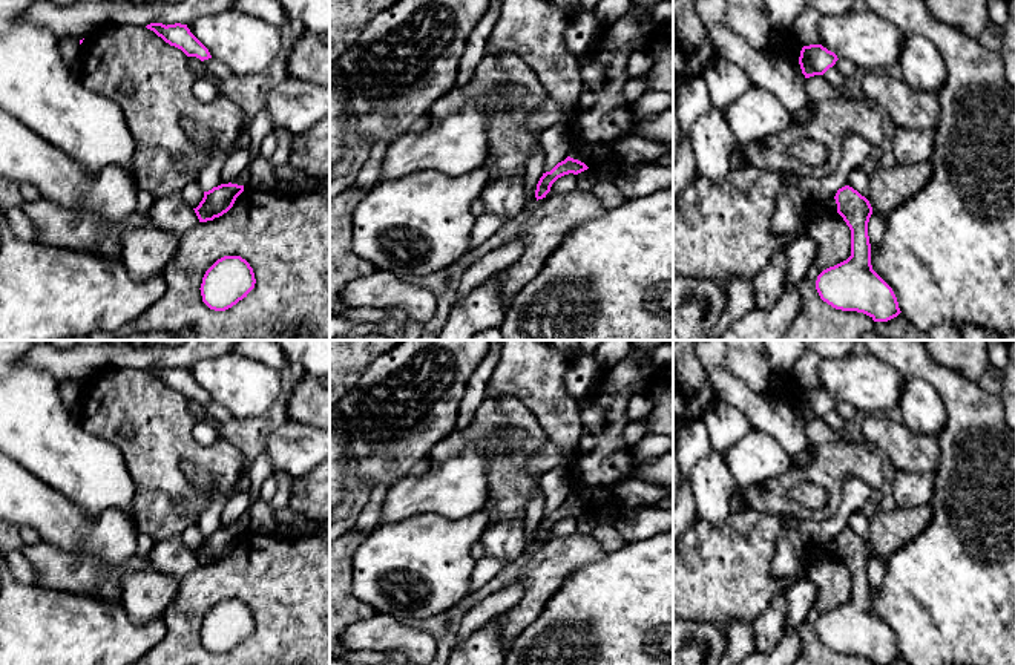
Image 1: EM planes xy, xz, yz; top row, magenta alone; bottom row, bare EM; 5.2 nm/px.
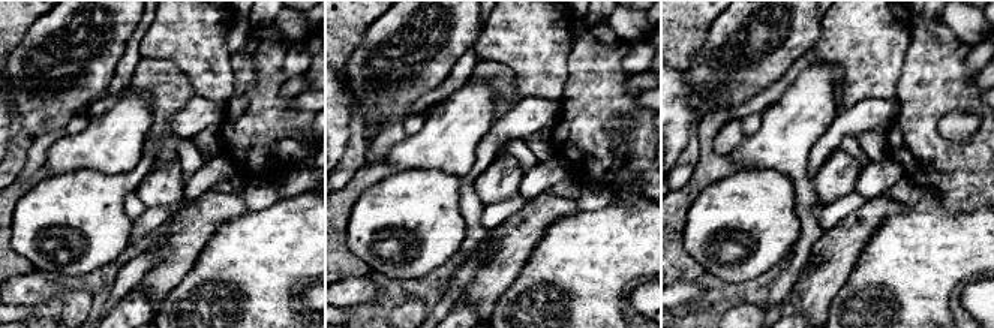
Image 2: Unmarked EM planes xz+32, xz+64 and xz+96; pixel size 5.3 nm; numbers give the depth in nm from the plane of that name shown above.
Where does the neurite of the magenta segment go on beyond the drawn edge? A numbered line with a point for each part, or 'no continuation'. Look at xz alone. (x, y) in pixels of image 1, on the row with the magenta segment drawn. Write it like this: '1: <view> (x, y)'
no continuation

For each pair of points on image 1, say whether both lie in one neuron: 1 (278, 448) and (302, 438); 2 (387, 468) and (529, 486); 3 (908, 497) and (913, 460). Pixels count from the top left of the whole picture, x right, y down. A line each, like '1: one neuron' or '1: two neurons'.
1: one neuron
2: one neuron
3: two neurons

